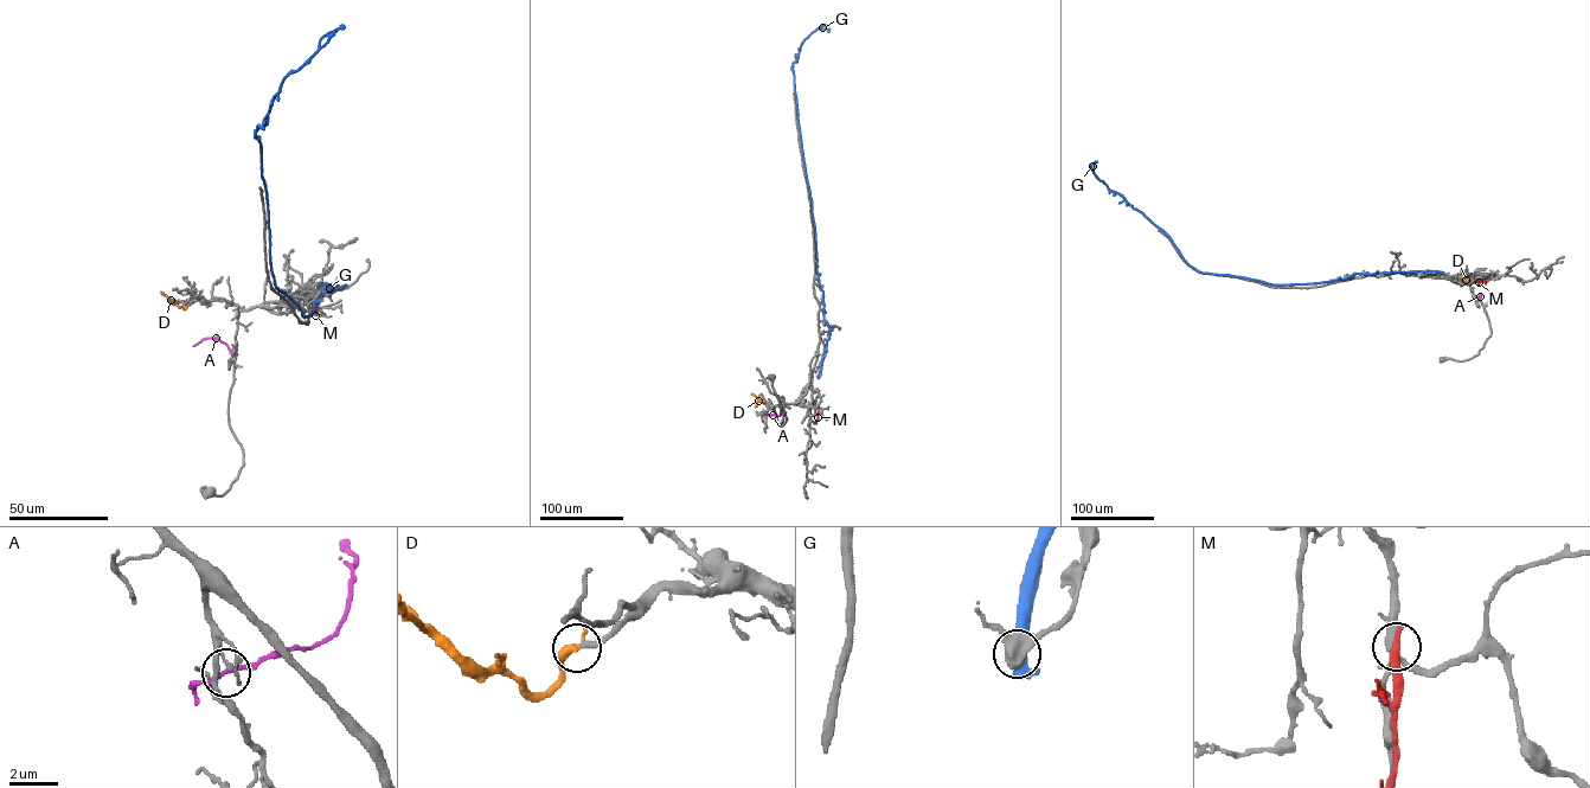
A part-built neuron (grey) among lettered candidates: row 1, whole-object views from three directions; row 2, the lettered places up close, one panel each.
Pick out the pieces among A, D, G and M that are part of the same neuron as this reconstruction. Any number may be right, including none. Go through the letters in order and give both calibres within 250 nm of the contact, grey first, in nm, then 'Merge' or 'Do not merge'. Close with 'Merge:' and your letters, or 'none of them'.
A: Thickness 130 nm (grey) against 160 nm. Do not merge
D: Thickness 320 nm (grey) against 360 nm. Merge
G: Thickness 550 nm (grey) against 500 nm. Do not merge
M: Thickness 280 nm (grey) against 460 nm. Do not merge
Merge: D

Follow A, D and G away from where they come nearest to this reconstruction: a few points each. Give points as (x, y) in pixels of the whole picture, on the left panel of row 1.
A: (232, 351), (212, 338), (193, 346)
D: (187, 305), (179, 307), (160, 292)
G: (318, 287), (345, 286), (326, 290), (302, 316), (275, 286), (255, 132), (265, 123), (283, 79), (340, 26)

